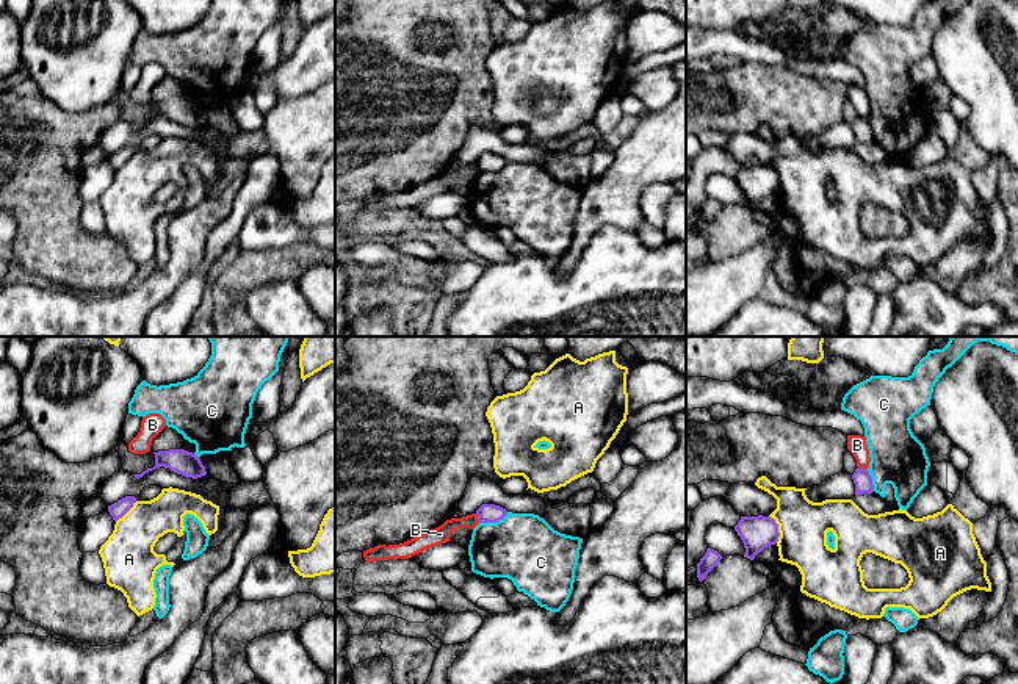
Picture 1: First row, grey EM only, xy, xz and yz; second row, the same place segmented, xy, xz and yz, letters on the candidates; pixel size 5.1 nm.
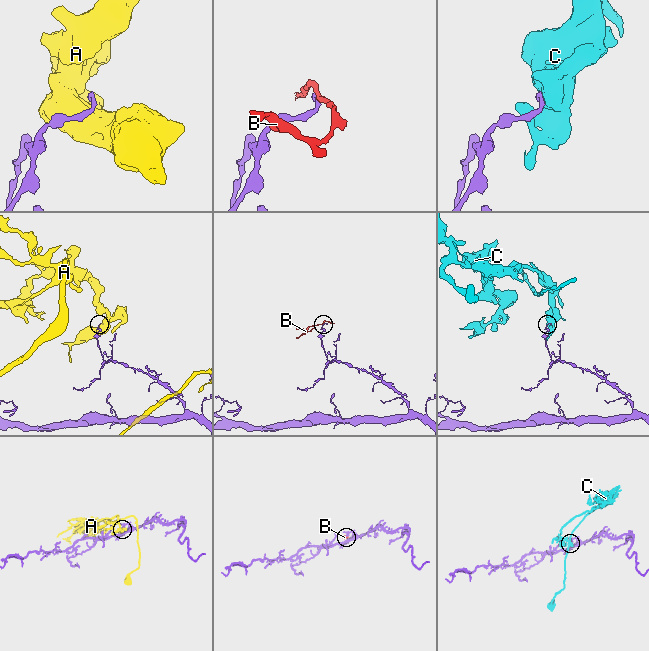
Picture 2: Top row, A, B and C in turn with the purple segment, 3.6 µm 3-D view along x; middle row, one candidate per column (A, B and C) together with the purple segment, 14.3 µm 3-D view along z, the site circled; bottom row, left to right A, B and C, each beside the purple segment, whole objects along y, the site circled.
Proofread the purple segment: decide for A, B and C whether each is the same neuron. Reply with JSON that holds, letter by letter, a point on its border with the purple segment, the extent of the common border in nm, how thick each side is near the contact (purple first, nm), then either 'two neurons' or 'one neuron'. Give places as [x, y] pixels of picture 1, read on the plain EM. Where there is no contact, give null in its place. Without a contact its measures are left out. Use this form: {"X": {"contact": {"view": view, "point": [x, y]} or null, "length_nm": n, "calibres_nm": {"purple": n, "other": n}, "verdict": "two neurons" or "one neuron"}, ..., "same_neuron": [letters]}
{"A": {"contact": {"view": "yz", "point": [777, 179]}, "length_nm": 150, "calibres_nm": {"purple": 180, "other": 260}, "verdict": "two neurons"}, "B": {"contact": {"view": "xz", "point": [478, 168]}, "length_nm": 50, "calibres_nm": {"purple": 100, "other": 90}, "verdict": "two neurons"}, "C": {"contact": {"view": "xz", "point": [494, 171]}, "length_nm": 160, "calibres_nm": {"purple": 100, "other": 360}, "verdict": "two neurons"}, "same_neuron": []}

